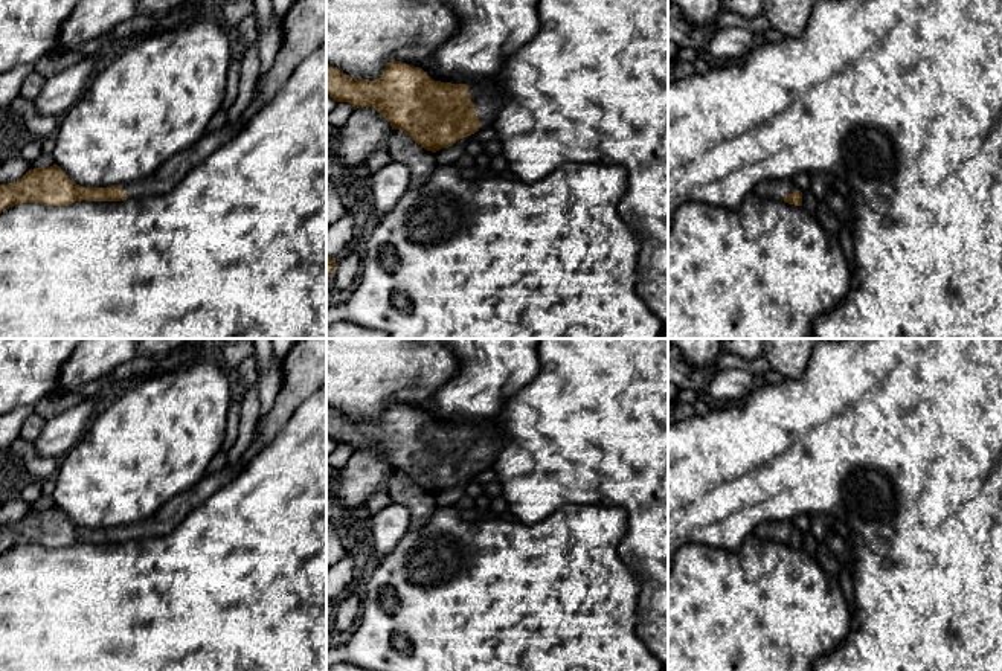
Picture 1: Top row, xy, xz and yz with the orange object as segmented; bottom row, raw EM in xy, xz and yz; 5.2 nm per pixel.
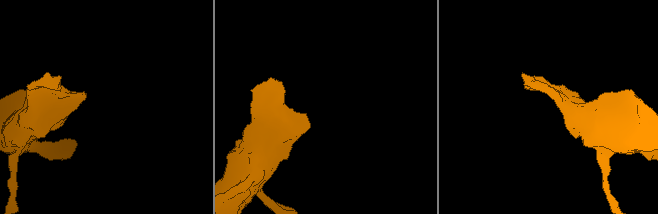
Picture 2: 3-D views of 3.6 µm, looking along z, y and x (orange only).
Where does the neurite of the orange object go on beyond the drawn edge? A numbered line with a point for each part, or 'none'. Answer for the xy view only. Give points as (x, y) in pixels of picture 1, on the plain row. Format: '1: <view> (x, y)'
1: xy (304, 369)

